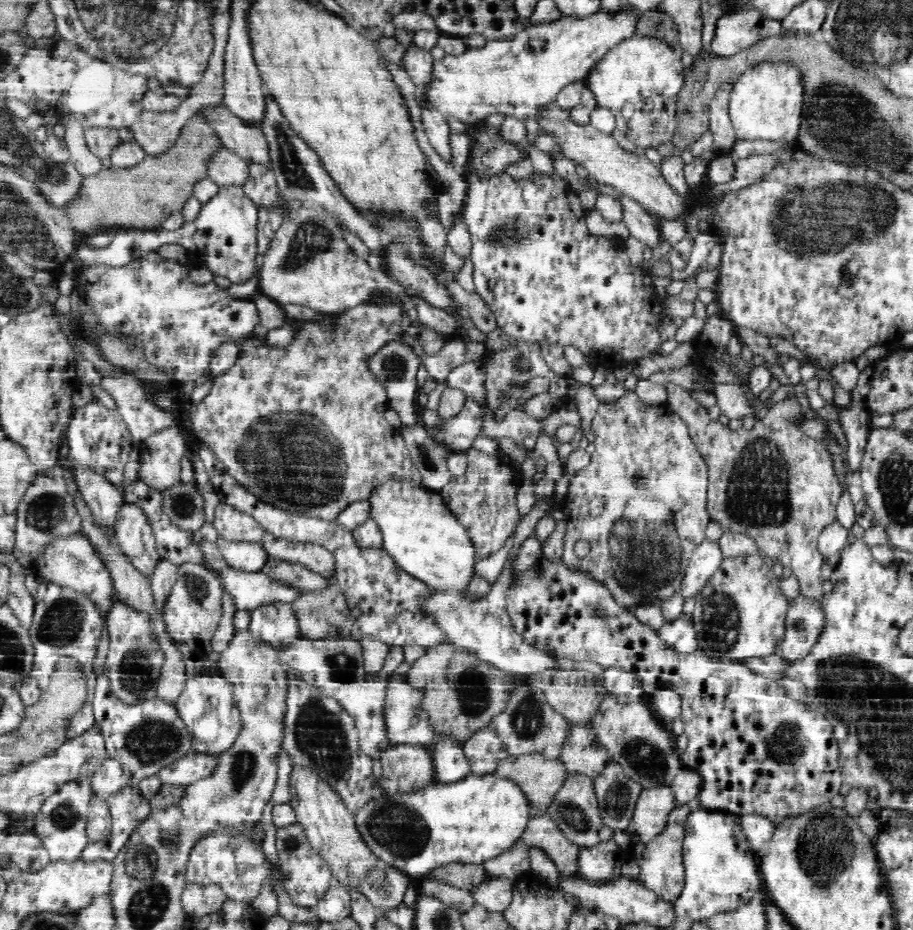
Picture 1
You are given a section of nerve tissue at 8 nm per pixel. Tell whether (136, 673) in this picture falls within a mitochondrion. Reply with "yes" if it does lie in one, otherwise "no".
yes

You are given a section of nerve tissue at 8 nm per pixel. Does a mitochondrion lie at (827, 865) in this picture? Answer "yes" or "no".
yes

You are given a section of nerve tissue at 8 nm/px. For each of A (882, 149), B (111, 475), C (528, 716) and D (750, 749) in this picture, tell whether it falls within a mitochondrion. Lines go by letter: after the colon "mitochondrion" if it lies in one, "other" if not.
A: mitochondrion
B: other
C: mitochondrion
D: other

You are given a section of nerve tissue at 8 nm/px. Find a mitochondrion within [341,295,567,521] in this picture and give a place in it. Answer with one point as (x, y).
(393, 366)

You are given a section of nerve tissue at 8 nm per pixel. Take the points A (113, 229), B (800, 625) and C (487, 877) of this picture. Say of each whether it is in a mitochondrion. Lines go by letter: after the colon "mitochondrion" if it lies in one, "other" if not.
A: other
B: mitochondrion
C: other

